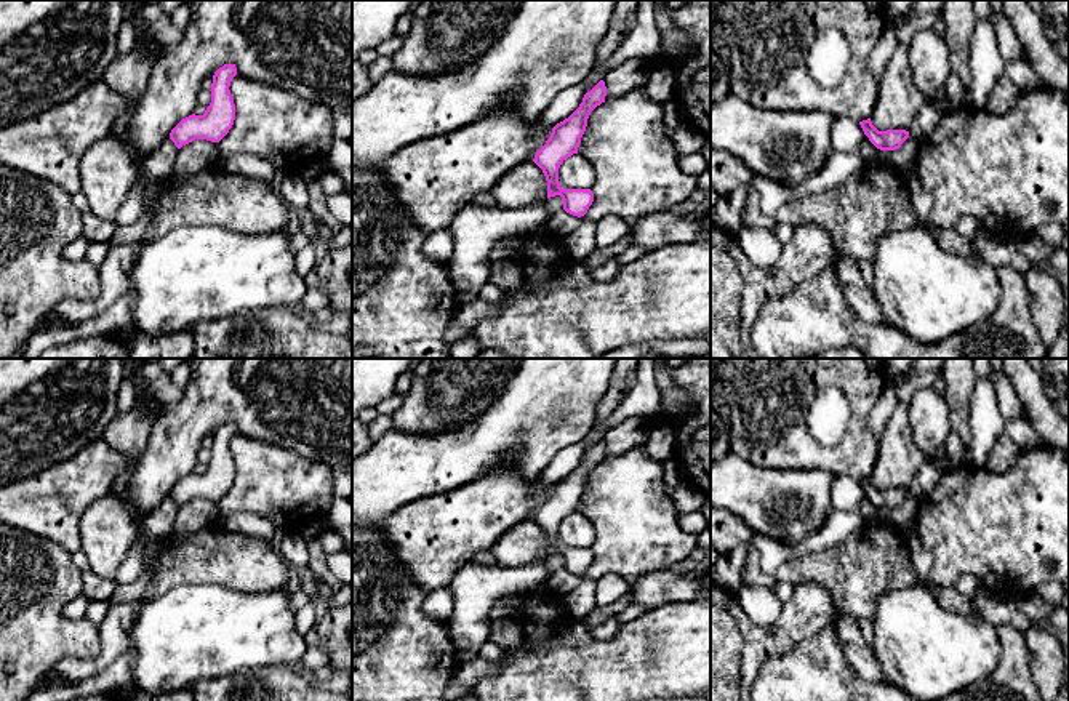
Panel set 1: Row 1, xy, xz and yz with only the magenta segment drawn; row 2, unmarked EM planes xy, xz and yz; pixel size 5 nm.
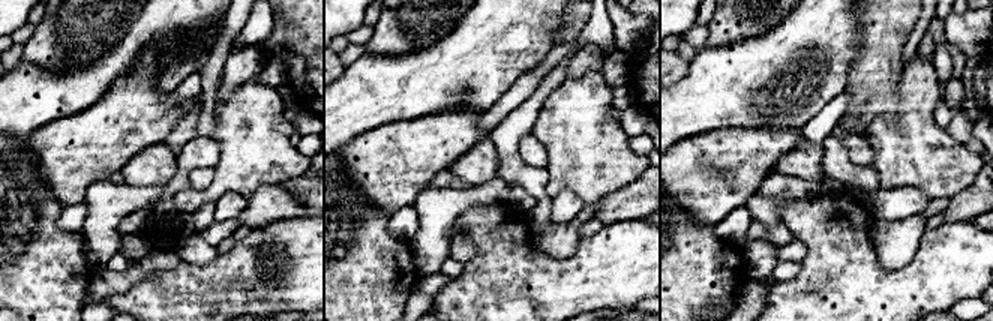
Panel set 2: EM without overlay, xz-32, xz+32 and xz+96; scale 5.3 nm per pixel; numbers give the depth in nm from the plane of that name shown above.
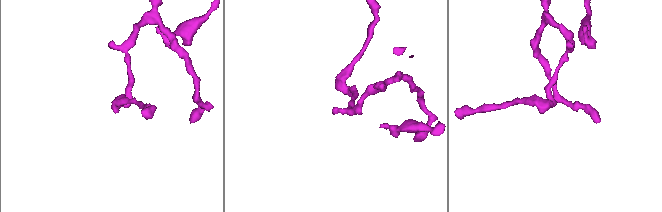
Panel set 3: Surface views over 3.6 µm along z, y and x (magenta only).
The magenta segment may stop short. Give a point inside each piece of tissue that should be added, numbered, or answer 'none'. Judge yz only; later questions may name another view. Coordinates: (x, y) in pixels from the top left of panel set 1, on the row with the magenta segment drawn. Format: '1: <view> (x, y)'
none

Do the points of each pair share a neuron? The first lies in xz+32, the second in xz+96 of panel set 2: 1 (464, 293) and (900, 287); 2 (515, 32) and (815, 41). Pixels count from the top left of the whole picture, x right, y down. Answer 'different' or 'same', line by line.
1: same
2: same

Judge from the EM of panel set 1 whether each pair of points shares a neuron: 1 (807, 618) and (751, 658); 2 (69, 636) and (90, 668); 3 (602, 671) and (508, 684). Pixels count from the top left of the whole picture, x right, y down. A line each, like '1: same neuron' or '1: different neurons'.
1: same neuron
2: different neurons
3: same neuron

